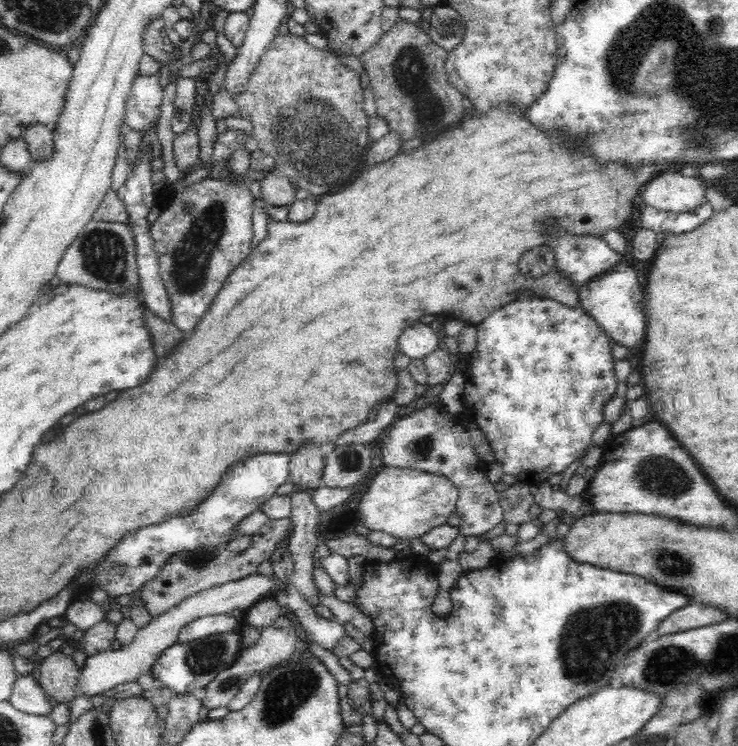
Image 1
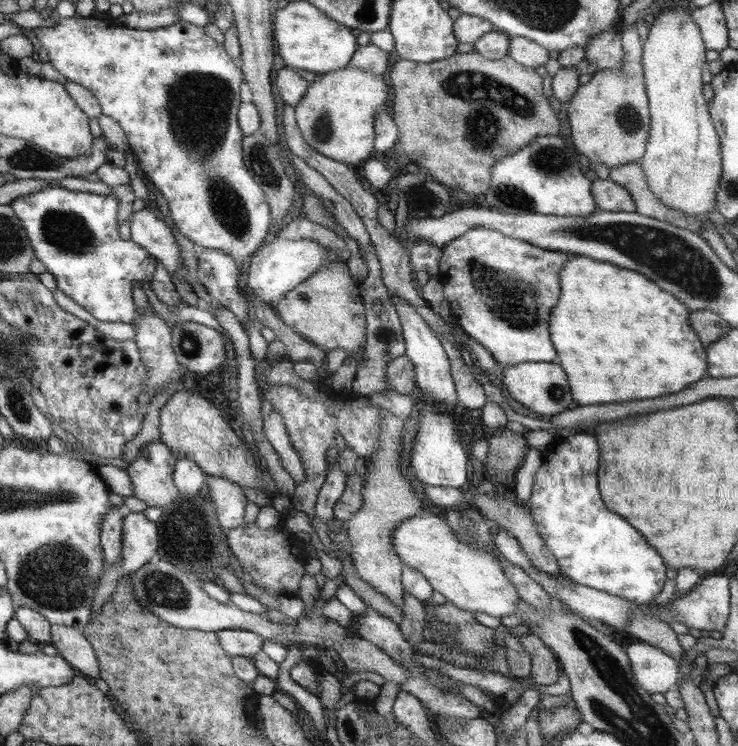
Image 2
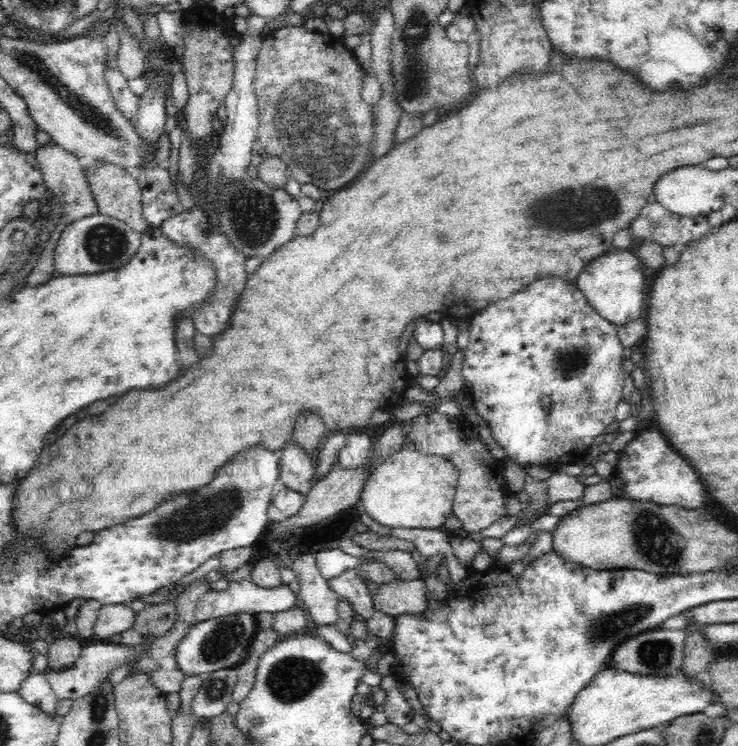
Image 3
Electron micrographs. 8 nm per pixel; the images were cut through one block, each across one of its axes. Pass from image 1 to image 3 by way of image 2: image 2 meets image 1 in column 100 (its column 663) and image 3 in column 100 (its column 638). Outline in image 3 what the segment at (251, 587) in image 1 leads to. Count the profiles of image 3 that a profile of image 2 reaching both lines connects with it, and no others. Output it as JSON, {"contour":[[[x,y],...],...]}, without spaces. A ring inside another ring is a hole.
{"contour":[[[146,638],[144,644],[138,644],[138,646],[119,646],[103,642],[88,644],[88,646],[84,646],[82,656],[80,656],[80,659],[74,665],[66,668],[66,670],[49,670],[47,668],[44,674],[59,700],[83,698],[91,694],[100,684],[103,684],[103,680],[112,675],[114,668],[131,668],[137,661],[145,658],[153,642],[153,638]]]}

